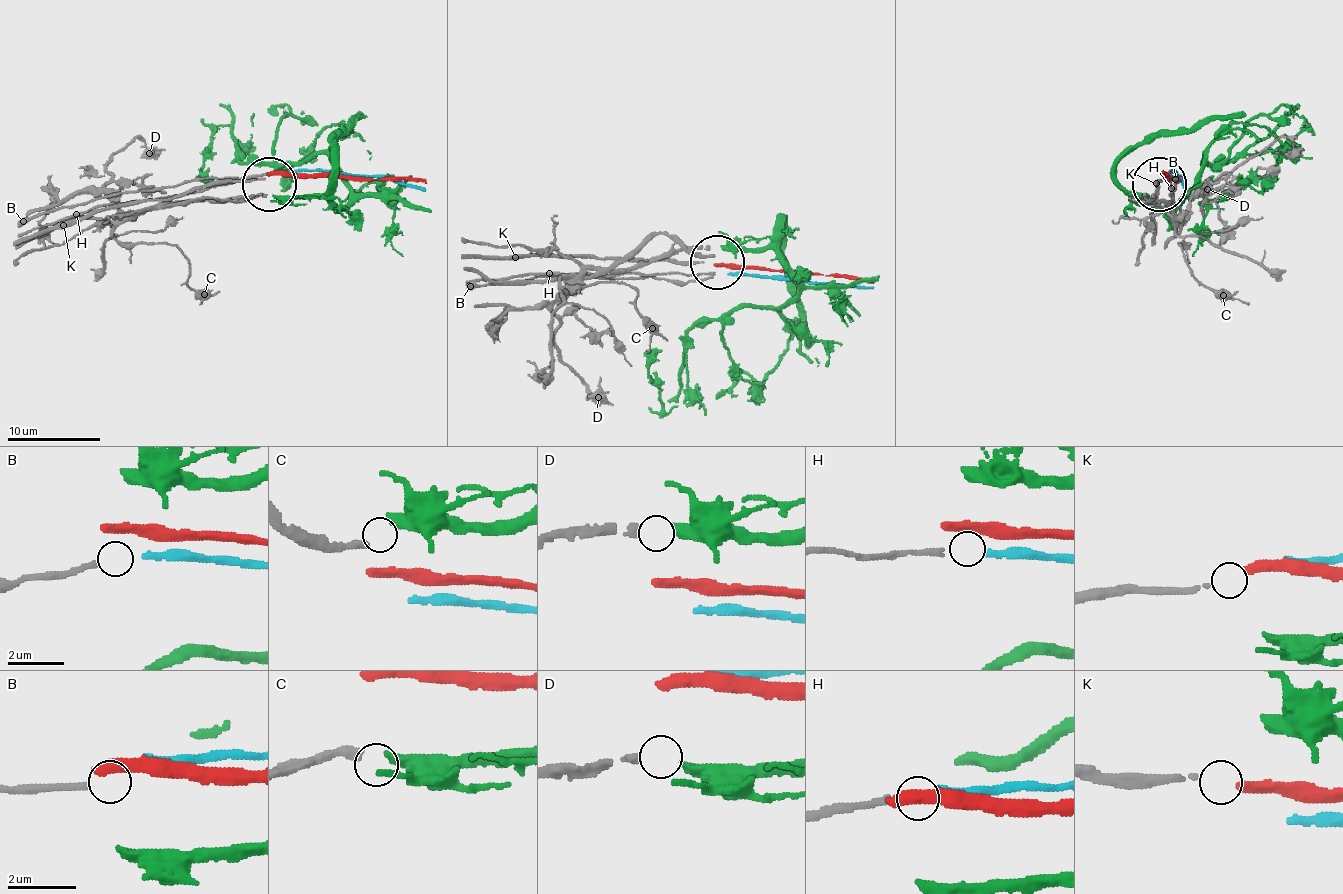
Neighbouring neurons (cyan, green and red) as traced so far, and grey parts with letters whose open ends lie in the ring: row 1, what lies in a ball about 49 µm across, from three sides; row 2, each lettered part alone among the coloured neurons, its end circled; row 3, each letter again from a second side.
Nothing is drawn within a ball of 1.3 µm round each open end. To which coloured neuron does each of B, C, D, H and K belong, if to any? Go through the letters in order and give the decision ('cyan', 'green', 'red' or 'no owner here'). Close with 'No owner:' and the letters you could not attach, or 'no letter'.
B: no owner here
C: no owner here
D: green
H: cyan
K: red
No owner: B, C

